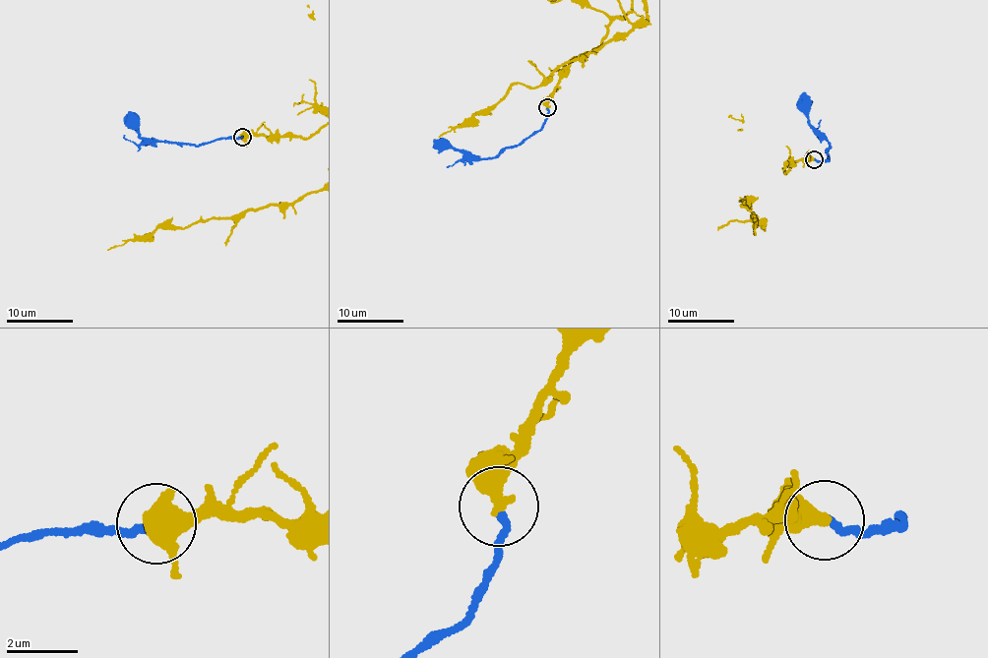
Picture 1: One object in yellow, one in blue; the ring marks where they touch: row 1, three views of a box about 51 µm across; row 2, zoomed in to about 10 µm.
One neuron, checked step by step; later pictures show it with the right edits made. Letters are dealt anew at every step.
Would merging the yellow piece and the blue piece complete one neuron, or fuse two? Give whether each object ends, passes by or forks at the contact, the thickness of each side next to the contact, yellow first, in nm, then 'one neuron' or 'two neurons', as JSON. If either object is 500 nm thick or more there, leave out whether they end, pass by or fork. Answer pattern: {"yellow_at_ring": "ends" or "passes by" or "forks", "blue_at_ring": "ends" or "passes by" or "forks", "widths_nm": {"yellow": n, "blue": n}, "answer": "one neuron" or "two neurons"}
{"widths_nm": {"yellow": 500, "blue": 240}, "answer": "one neuron"}

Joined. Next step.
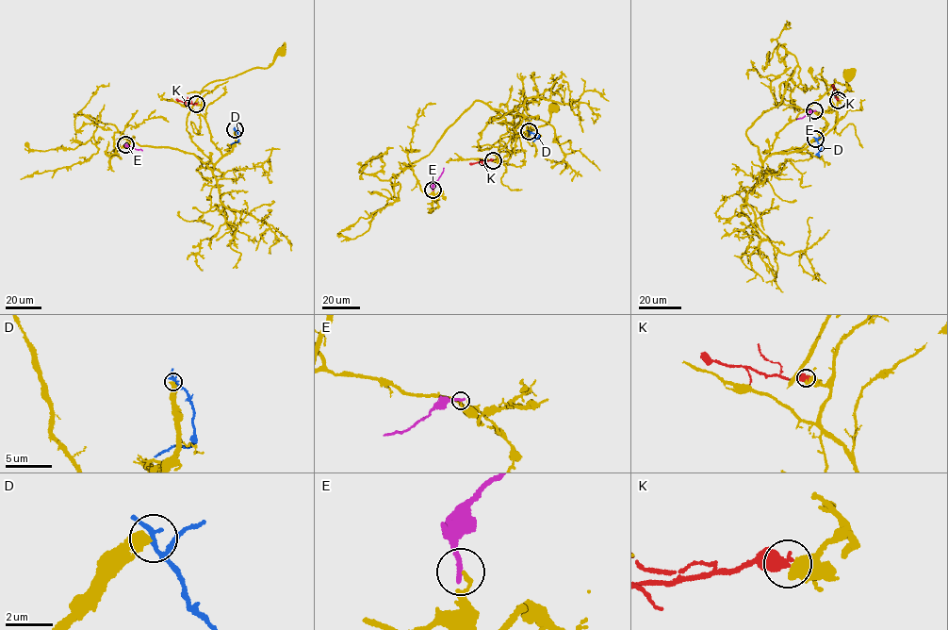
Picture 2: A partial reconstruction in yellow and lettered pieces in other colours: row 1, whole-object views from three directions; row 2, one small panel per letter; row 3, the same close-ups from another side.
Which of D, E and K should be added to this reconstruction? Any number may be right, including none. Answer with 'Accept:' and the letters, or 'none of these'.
Accept: none of these

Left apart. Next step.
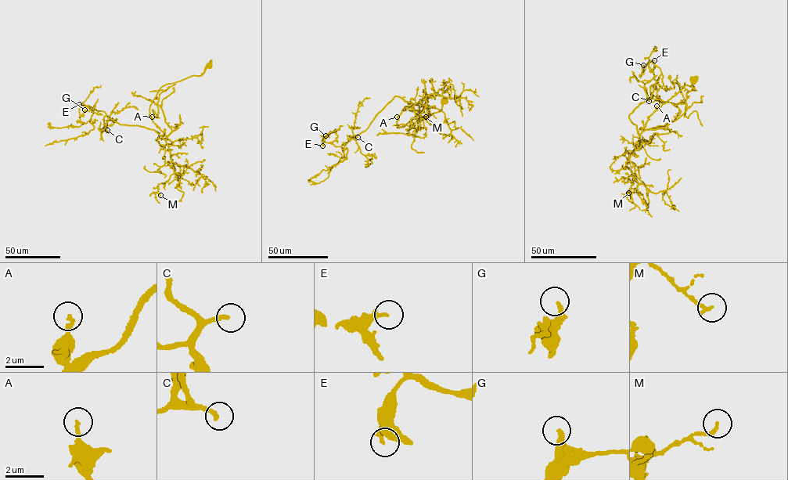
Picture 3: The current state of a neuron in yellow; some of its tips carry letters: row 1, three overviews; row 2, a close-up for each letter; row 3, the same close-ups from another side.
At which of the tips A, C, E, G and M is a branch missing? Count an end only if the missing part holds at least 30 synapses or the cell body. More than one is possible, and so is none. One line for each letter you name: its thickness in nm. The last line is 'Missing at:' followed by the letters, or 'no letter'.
C: 220 nm thick
Missing at: C

